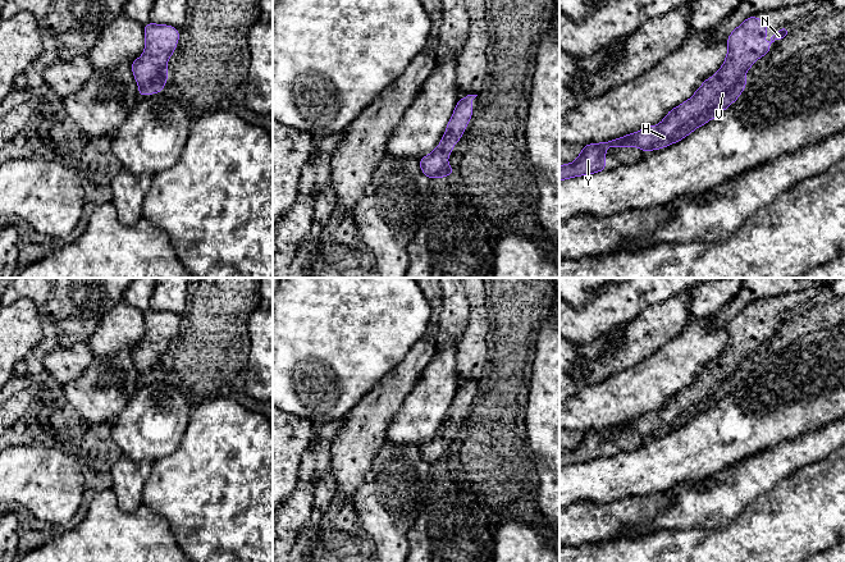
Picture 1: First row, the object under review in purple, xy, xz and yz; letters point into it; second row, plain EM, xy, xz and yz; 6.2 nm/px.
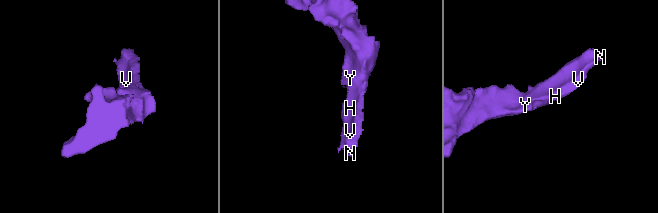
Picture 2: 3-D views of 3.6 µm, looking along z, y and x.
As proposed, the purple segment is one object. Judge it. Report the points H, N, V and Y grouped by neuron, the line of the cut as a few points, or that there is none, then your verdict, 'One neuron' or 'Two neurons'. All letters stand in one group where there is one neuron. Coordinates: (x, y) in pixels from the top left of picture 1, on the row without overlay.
Groups: H N V Y. No split. One neuron

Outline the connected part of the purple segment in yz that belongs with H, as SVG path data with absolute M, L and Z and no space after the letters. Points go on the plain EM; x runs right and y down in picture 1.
M749 303L728 321L727 342L720 357L705 366L689 387L670 397L657 412L617 426L585 431L574 449L559 452L559 467L604 458L607 434L639 434L649 439L684 426L739 385L746 373L746 357L771 338L772 329L789 320L784 312L776 321L769 321L769 330L758 329L758 325L767 323L767 309Z

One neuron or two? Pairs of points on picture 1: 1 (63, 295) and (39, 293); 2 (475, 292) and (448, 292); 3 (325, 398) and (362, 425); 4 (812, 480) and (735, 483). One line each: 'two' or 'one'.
1: two
2: two
3: two
4: two

